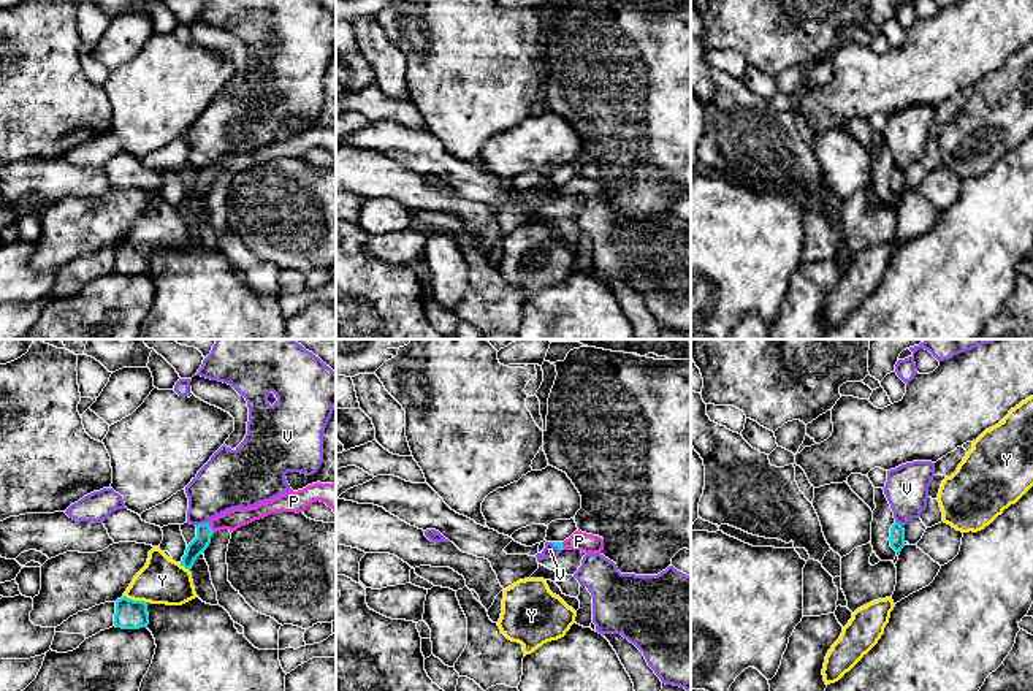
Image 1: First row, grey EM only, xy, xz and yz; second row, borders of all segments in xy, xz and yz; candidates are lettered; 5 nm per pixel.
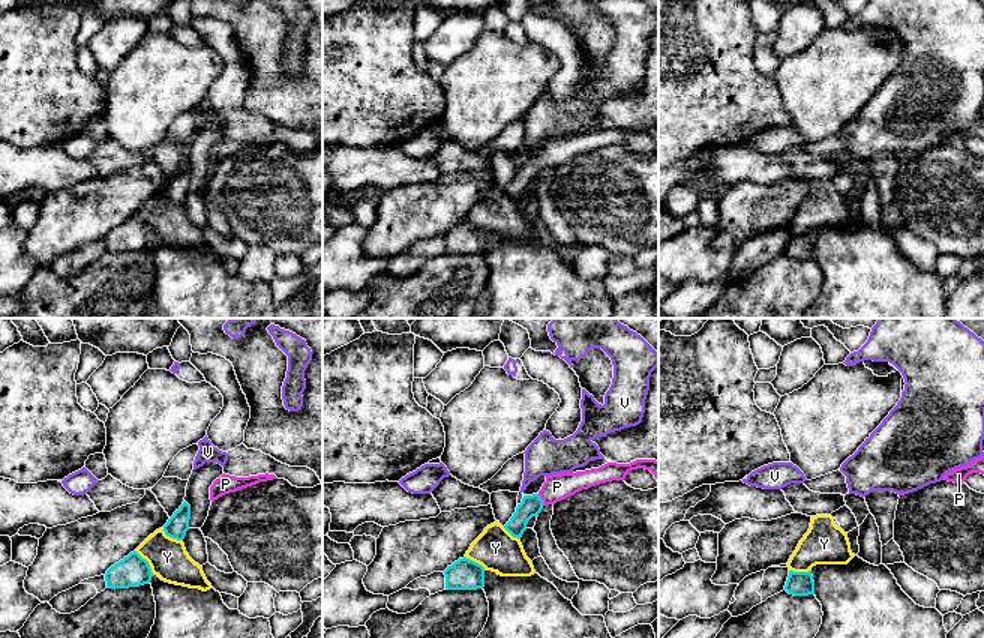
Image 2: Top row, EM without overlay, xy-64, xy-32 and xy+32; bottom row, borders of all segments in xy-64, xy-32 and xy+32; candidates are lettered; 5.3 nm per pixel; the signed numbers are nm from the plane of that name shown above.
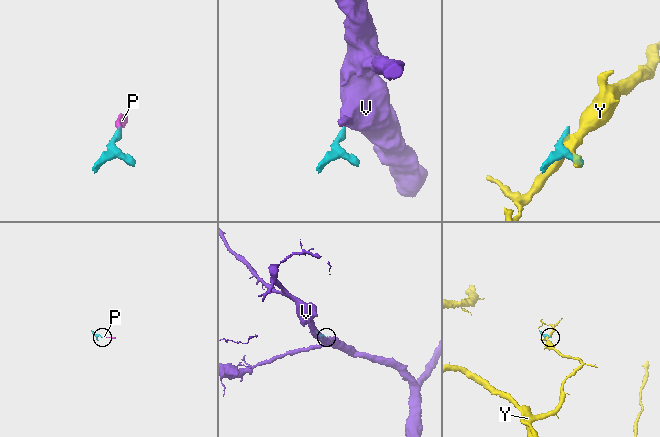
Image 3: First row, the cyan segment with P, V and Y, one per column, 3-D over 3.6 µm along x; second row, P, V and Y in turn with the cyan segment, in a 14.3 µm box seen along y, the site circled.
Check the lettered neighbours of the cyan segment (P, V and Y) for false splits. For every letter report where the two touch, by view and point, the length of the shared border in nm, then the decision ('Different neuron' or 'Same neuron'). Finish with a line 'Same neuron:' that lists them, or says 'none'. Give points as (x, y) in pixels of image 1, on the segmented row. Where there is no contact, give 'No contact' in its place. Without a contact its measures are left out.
P: Touches cyan at xy (209, 526). Shared border 70 nm. Same neuron
V: Touches cyan at xy (203, 523). Shared border 60 nm. Different neuron
Y: Touches cyan at xy (135, 601). Shared border 130 nm. Different neuron
Same neuron: P

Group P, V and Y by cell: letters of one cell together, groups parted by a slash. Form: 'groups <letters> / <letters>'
groups P / V / Y

